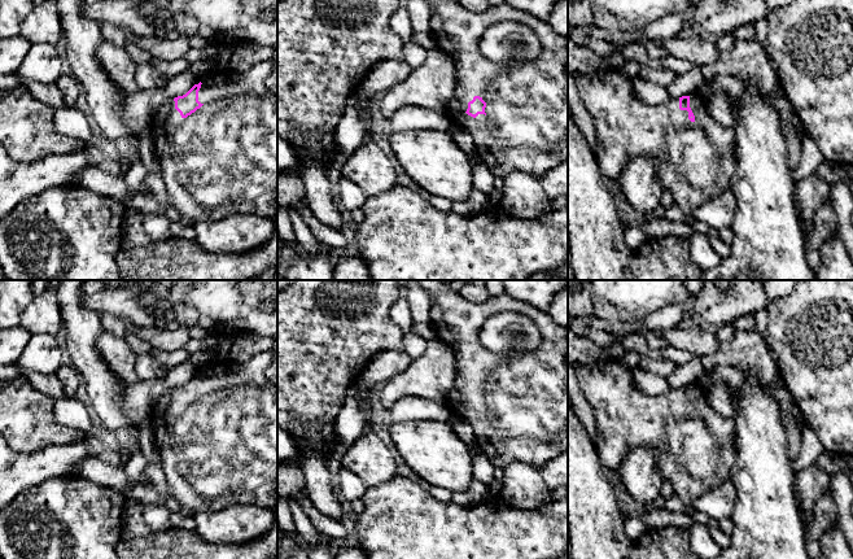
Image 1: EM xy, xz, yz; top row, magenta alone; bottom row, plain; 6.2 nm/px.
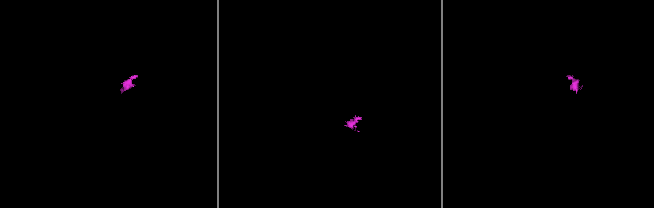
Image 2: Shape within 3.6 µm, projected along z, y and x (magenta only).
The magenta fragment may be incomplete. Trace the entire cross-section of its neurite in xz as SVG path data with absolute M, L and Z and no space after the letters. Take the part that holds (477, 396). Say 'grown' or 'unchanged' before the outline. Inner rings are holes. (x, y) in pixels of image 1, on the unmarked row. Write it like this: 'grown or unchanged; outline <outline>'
grown; outline M417 280L430 298L430 322L437 332L437 339L450 345L455 354L455 384L449 393L445 405L451 414L469 423L477 438L477 449L494 467L504 470L511 462L521 460L534 468L539 468L548 460L568 450L568 329L556 324L550 313L532 307L512 298L507 293L490 296L482 303L474 303L464 298L458 291L447 287L442 280ZM503 311L526 314L538 327L541 348L529 353L511 357L497 355L480 341L482 324L494 314Z

